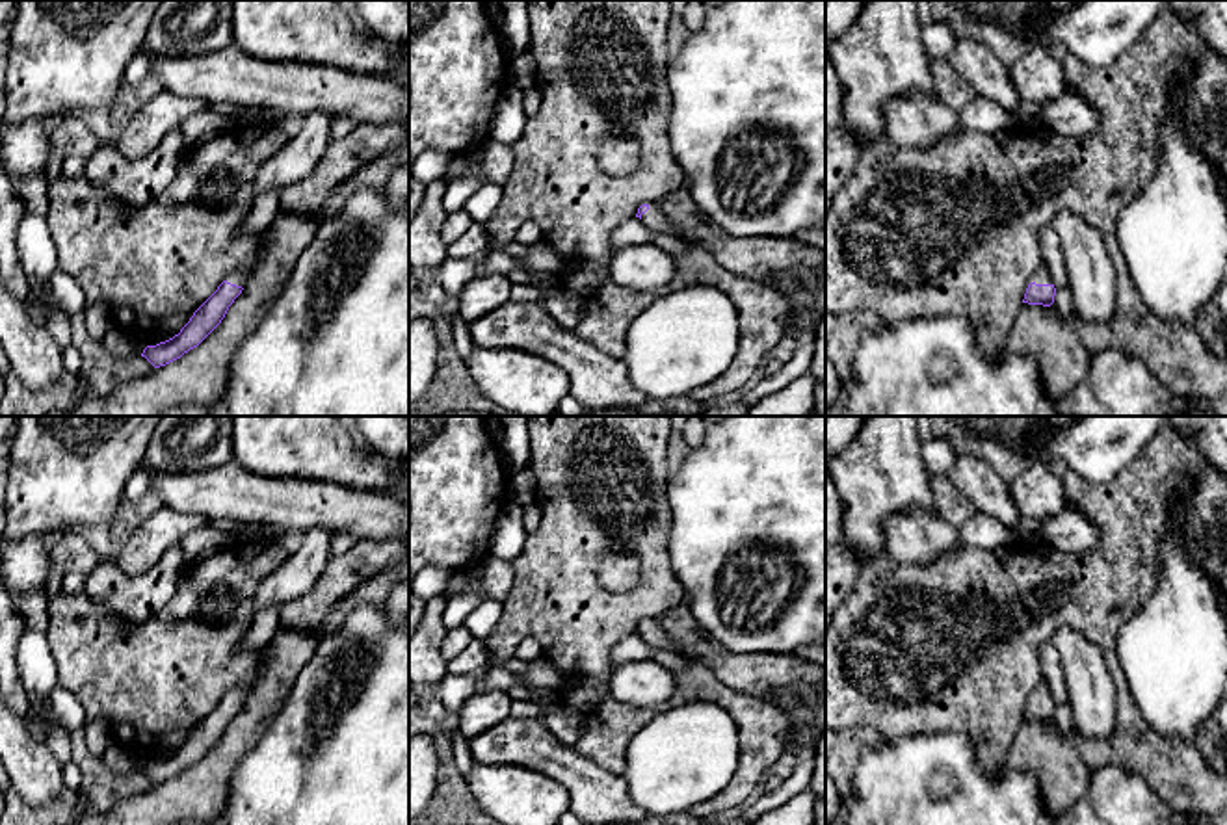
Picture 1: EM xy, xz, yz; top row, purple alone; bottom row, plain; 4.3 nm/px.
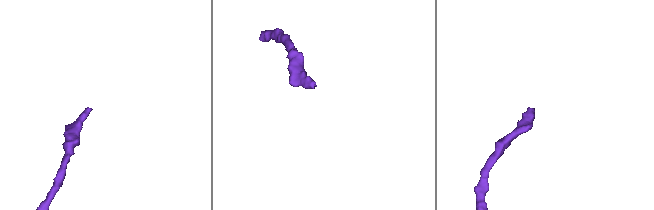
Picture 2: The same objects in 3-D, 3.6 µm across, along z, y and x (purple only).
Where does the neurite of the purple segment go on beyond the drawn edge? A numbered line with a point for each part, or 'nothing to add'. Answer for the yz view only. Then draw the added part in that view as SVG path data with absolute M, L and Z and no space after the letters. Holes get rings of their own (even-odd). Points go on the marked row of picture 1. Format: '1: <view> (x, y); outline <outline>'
1: yz (1042, 275); outline M1043 264L1032 277L1030 282L1036 282L1036 284L1052 284L1052 277L1050 277L1050 271L1049 268Z

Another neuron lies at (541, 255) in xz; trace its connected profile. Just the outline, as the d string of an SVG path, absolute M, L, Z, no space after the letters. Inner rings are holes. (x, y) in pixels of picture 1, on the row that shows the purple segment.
M545 240L528 247L522 260L496 249L489 249L483 264L483 277L487 275L509 275L515 268L534 268L547 273L565 275L569 271L569 262Z

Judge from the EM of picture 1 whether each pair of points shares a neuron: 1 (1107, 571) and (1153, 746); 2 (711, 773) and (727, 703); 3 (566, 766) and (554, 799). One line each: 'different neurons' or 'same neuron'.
1: same neuron
2: different neurons
3: different neurons

